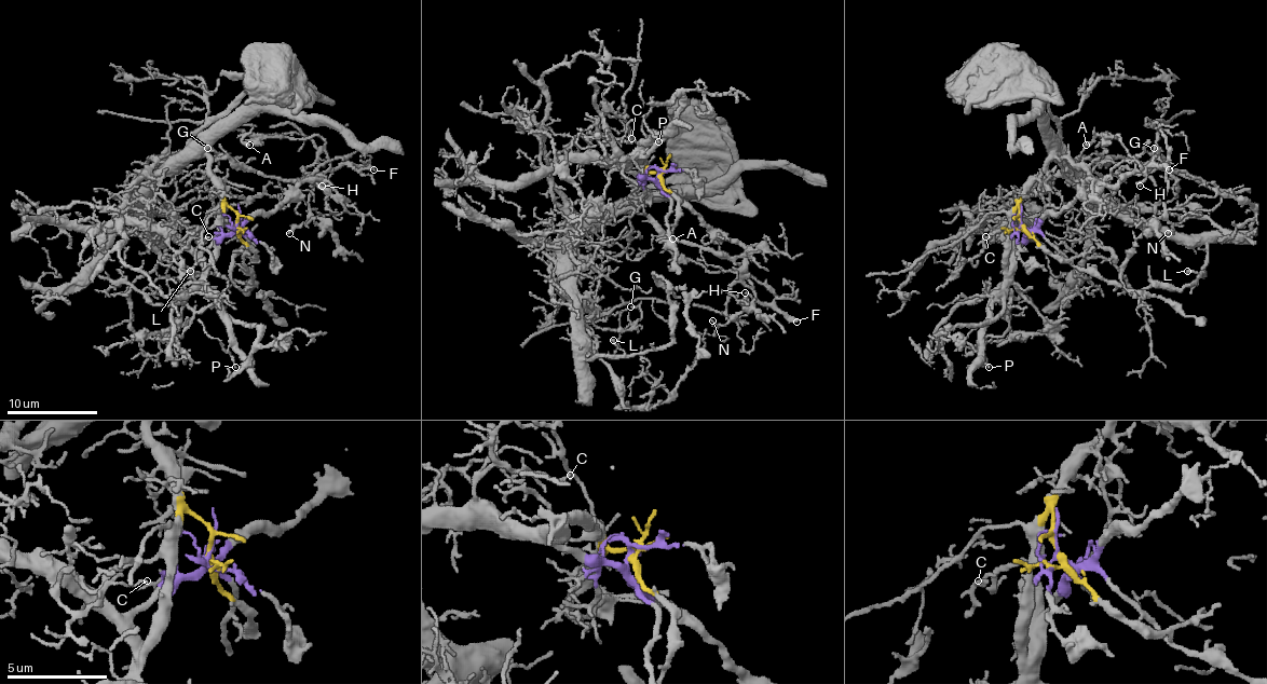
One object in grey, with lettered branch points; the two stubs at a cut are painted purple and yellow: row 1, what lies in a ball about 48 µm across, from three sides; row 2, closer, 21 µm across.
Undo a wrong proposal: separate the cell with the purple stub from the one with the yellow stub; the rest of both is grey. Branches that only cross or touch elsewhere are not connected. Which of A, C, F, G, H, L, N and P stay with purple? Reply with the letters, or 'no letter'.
A, C, F, H, N, P

